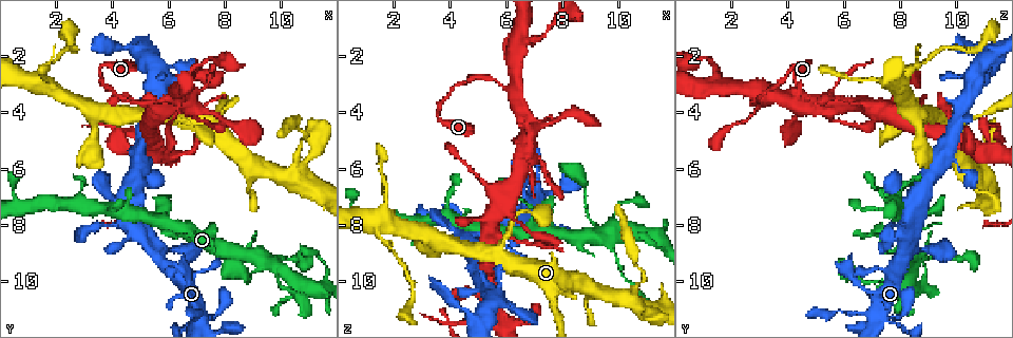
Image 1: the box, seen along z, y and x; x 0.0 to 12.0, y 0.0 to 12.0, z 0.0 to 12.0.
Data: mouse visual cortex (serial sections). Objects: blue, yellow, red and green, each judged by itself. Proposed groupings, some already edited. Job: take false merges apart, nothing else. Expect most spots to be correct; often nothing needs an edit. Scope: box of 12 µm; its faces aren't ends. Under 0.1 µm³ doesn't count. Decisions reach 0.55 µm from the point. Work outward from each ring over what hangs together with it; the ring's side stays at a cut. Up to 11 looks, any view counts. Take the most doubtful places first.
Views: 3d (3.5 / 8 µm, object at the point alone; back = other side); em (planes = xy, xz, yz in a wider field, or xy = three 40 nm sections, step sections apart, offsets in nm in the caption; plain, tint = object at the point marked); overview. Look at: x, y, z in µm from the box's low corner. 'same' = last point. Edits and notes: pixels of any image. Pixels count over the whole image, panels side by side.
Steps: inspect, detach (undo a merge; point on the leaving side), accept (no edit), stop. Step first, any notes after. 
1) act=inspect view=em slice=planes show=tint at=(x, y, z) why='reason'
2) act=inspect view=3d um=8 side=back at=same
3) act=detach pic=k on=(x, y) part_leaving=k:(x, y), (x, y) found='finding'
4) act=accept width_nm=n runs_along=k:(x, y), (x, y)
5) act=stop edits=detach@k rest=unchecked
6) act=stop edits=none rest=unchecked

act=inspect view=3d um=3.5 at=(10.6, 5.1, 10.1) why='a narrow waist'

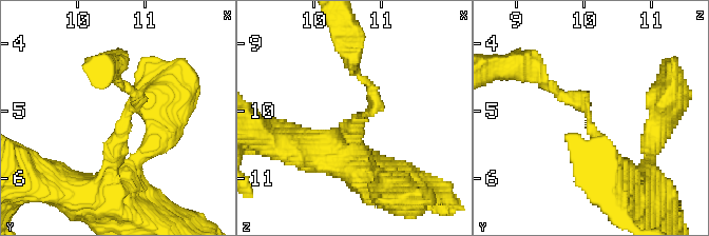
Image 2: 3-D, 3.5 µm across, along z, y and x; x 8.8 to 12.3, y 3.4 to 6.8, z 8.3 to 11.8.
act=inspect view=em slice=xy step=1 show=tint at=(10.65, 5.15, 10.05) arm_widths_nm=150,200 why='need the tissue'

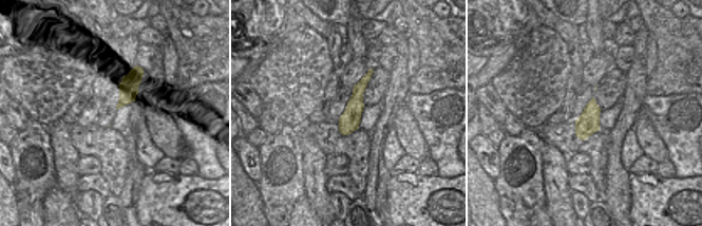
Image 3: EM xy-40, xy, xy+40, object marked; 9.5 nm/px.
act=accept runs_along=3:(368, 75), (358, 90), (344, 132) found='continuous, no second cell'

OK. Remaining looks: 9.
act=inspect view=em slice=xy step=3 show=tint at=(6.1, 3.5, 3.2) why='abrupt turn'

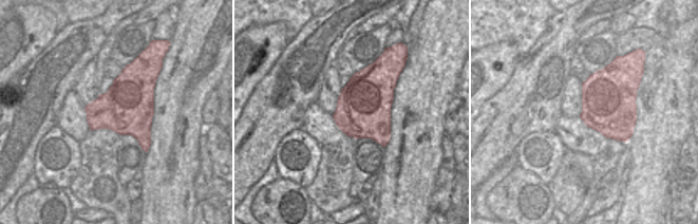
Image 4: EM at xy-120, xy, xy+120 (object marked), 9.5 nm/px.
act=inspect view=3d um=3.5 at=same

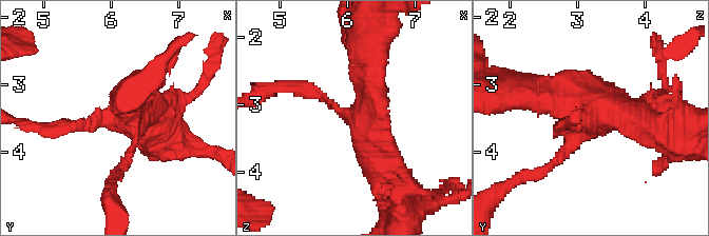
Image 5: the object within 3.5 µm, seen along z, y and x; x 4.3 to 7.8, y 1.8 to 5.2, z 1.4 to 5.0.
act=accept width_nm=500 runs_along=5:(293, 86), (365, 124), (381, 176) found='one cell here'

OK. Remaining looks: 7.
act=inspect view=3d um=3.5 at=(5.5, 7.6, 8.9) why='narrows sharply'

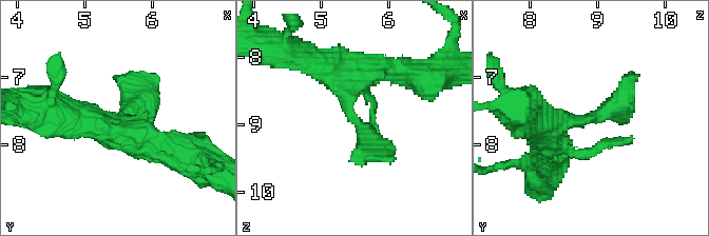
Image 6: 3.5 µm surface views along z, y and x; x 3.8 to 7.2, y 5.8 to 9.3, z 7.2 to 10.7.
act=inspect view=em slice=xy step=3 show=tint at=(5.55, 7.60, 9.00)

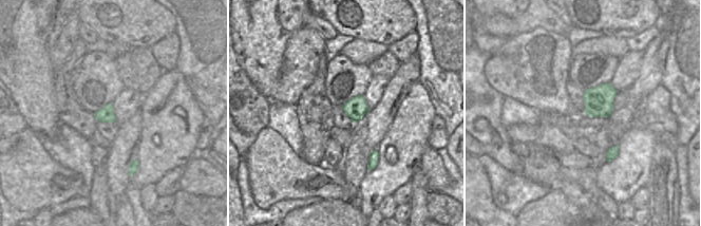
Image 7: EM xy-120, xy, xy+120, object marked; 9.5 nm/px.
act=accept runs_along=6:(544, 134), (615, 109), (631, 73) found='one cell here'

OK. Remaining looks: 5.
act=inspect view=3d um=3.5 at=(9.5, 9.3, 8.3) why='abrupt turn'

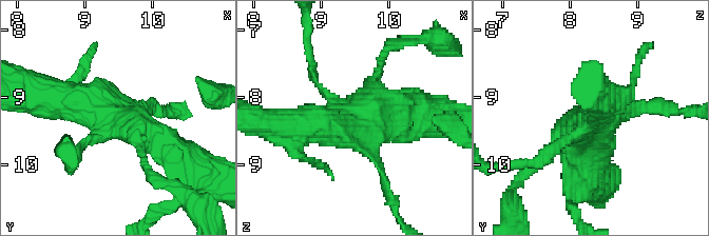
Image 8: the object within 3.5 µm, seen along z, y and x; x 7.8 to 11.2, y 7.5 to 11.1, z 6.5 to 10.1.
act=inspect view=em slice=planes show=plain at=(9.45, 9.30, 8.30)

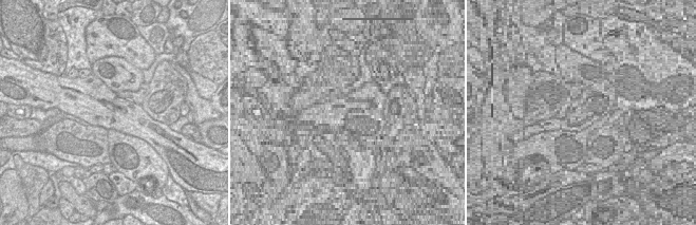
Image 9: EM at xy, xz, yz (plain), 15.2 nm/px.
act=inspect view=em slice=planes show=tint at=same why='with the object marked'

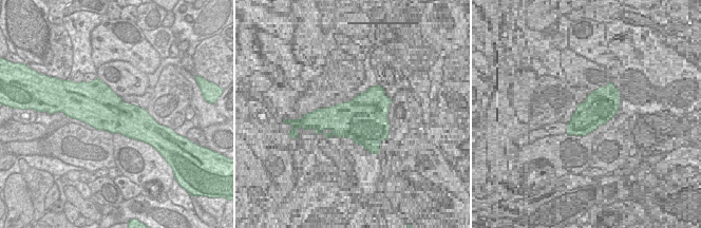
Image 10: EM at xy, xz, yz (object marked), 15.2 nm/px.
act=accept runs_along=8:(52, 97), (100, 103), (175, 153) found='all the same cell'

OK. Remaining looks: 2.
act=stop edits=none rest=unchecked

